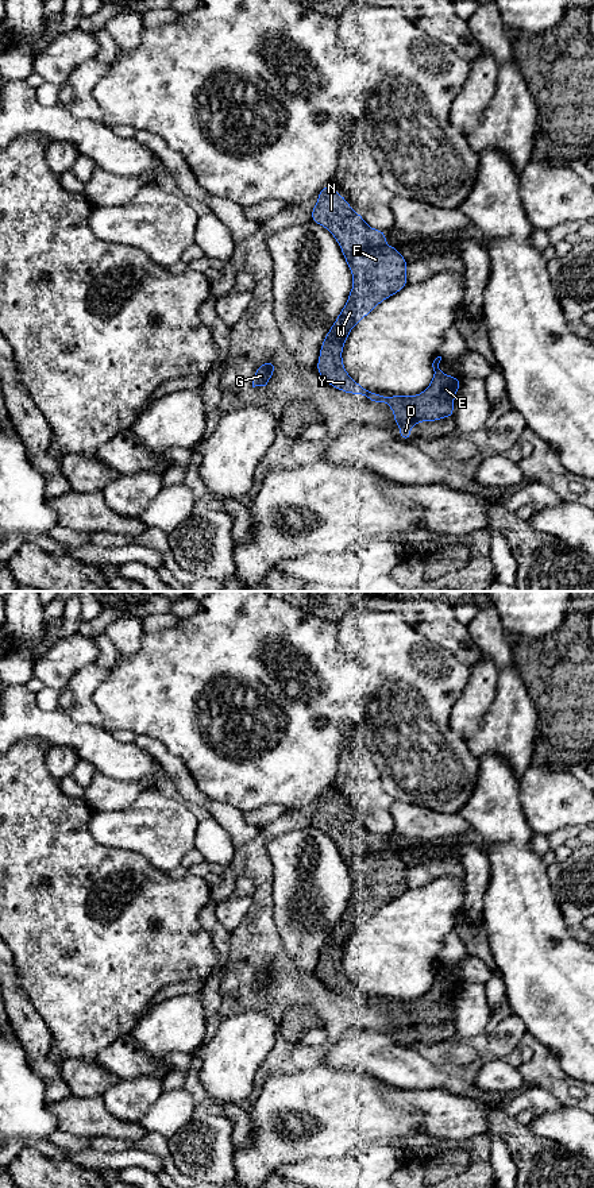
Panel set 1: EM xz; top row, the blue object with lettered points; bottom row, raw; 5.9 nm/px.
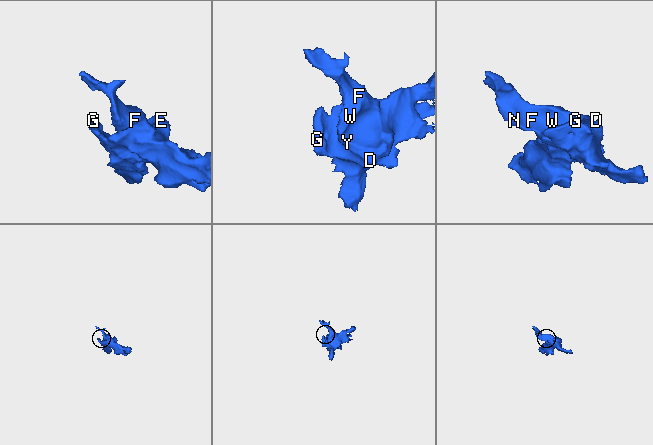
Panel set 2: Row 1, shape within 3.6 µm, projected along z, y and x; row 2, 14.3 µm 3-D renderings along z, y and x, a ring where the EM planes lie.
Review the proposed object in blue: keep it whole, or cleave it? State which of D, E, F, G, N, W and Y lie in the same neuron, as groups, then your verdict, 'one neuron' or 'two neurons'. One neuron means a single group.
groups D E F G N W Y; one neuron

